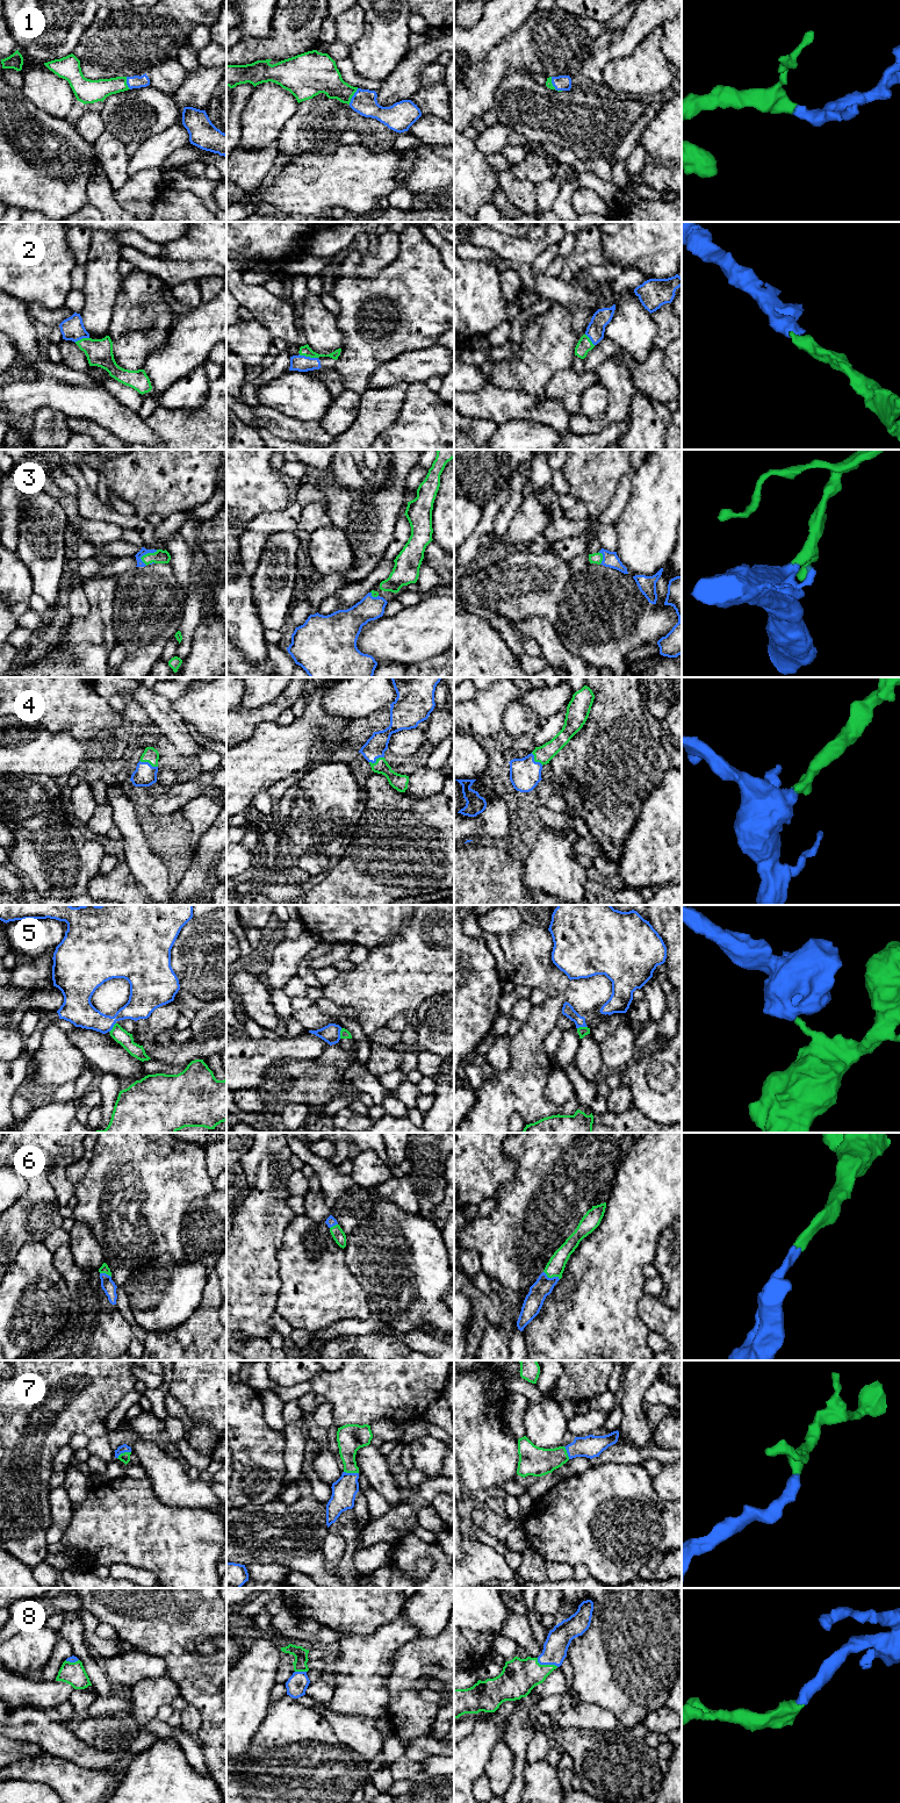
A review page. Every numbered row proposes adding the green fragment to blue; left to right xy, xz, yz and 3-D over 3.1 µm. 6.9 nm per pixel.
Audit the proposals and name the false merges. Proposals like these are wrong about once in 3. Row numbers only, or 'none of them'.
5

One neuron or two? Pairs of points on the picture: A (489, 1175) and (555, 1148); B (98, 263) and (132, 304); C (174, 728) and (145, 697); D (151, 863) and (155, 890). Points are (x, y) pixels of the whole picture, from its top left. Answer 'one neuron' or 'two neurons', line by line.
A: two neurons
B: two neurons
C: one neuron
D: one neuron

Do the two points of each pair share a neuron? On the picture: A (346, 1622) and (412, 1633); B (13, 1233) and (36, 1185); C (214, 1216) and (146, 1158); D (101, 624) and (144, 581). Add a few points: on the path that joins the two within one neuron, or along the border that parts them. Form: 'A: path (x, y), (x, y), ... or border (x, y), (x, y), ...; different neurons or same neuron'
A: border (401, 1613), (371, 1633), (351, 1633); different neurons
B: path (22, 1221), (29, 1209), (29, 1204), (36, 1197); same neuron
C: border (214, 1189), (198, 1197), (189, 1205), (182, 1225); different neurons
D: border (115, 587), (113, 629), (117, 640); different neurons

